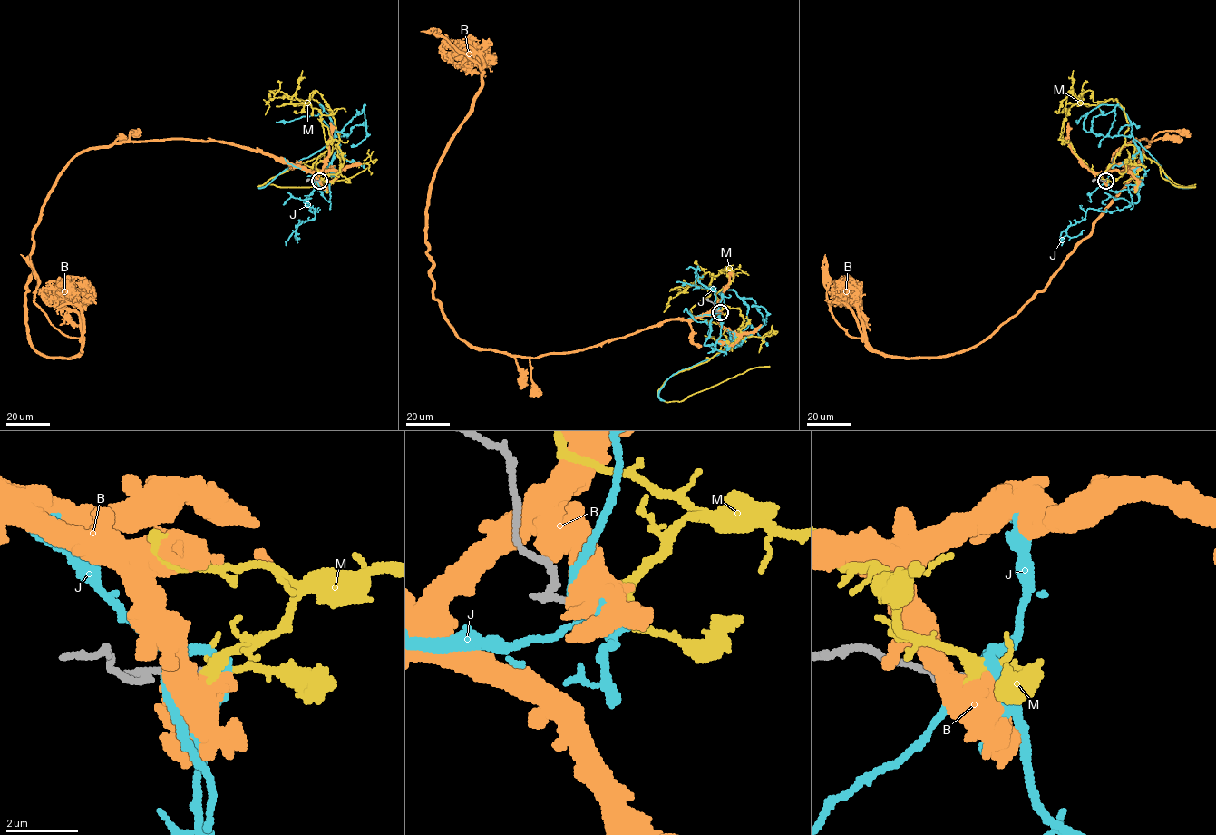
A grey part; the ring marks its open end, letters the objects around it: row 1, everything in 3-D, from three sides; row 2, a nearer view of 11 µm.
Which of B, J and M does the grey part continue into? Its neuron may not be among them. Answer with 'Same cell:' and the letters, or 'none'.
Same cell: M

